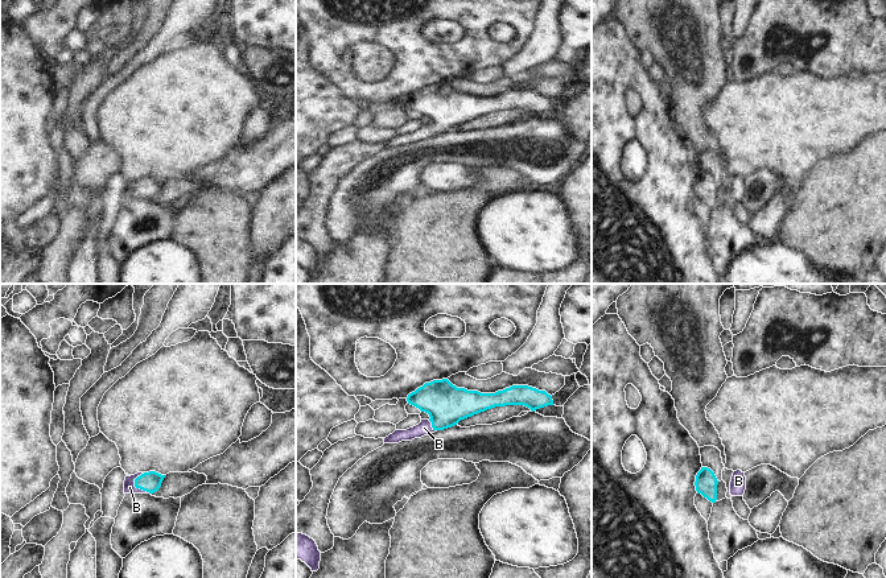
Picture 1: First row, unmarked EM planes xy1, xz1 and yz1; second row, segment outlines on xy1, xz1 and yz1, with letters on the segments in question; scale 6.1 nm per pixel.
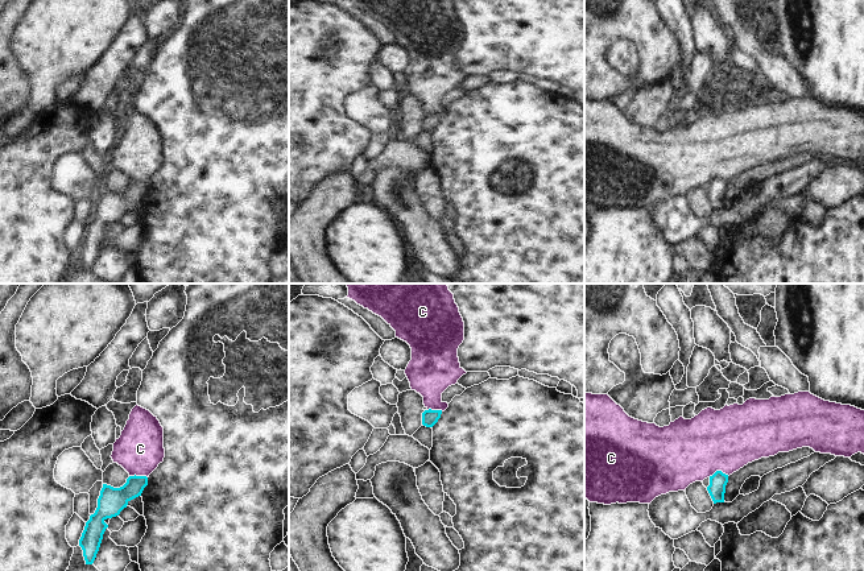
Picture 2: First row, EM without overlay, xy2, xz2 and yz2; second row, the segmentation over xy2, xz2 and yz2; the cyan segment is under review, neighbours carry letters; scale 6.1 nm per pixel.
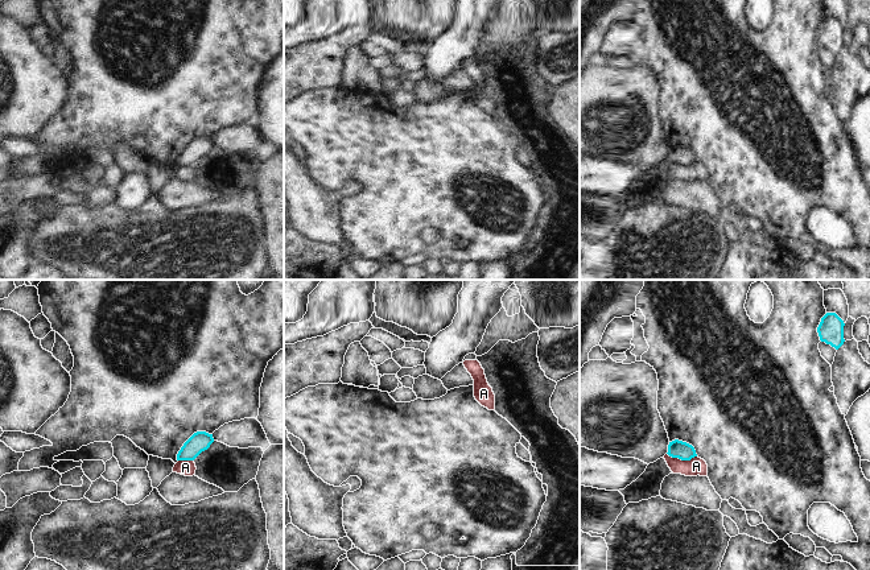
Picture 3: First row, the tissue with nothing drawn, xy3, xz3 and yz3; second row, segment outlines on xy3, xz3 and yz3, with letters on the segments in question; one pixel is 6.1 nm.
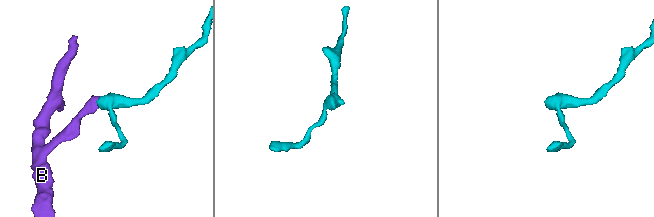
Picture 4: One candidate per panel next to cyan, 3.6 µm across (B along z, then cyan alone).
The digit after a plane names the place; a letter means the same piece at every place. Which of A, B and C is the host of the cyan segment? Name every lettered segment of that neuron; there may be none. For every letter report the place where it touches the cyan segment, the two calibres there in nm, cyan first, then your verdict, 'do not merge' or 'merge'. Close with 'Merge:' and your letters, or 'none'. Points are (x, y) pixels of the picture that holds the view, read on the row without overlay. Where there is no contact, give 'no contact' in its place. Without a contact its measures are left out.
A: contact yz3 (681, 164); calibres 110 and 110 nm; do not merge
B: contact xy1 (136, 192); calibres 120 and 70 nm; merge
C: contact yz2 (718, 176); calibres 110 and 380 nm; do not merge
Merge: B

